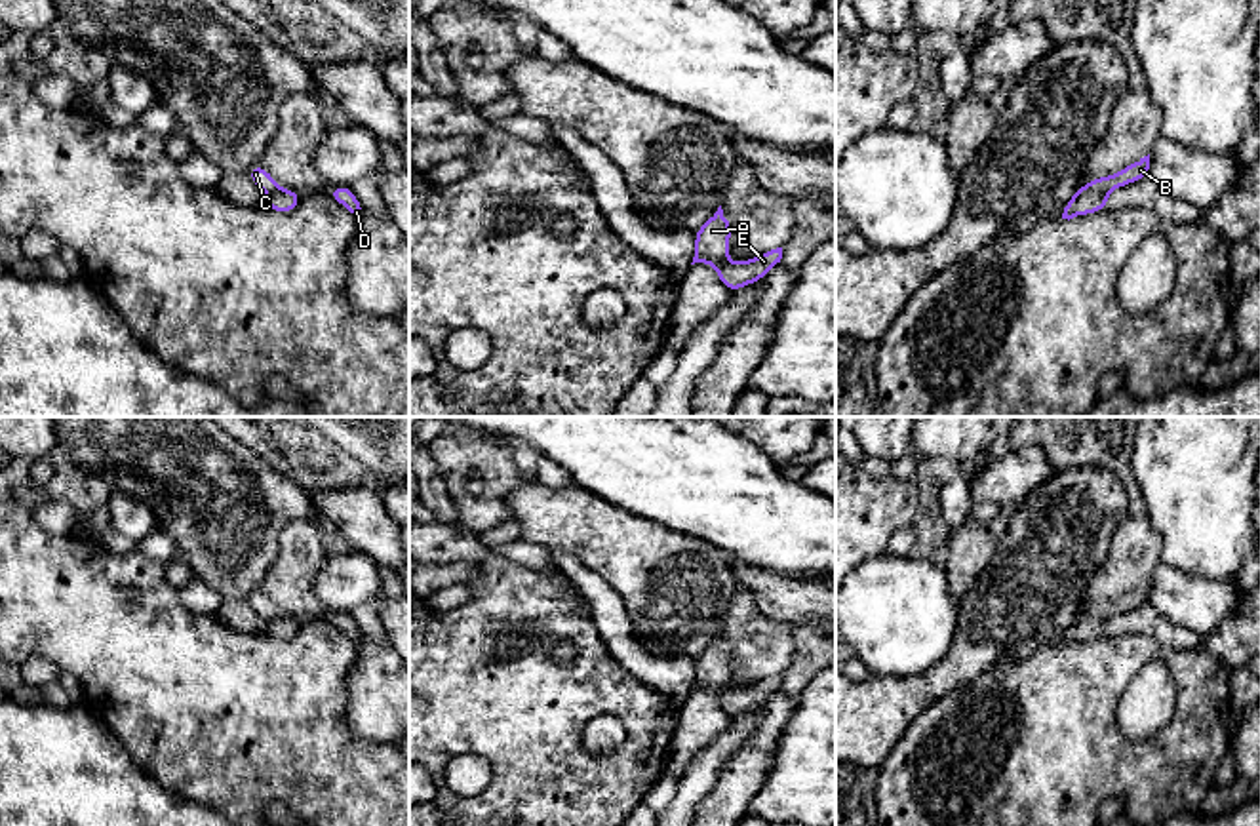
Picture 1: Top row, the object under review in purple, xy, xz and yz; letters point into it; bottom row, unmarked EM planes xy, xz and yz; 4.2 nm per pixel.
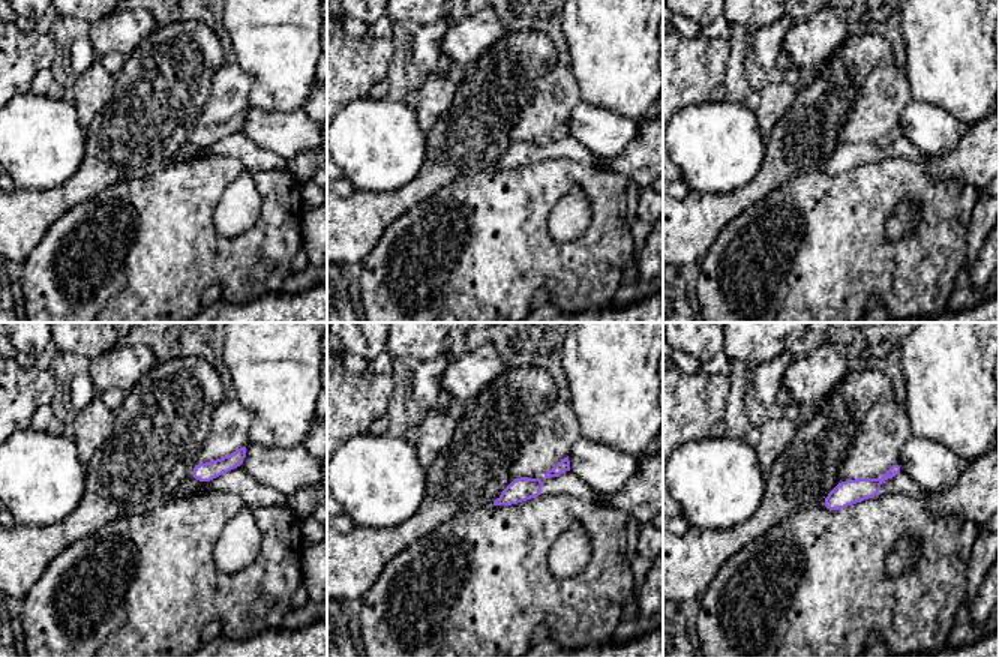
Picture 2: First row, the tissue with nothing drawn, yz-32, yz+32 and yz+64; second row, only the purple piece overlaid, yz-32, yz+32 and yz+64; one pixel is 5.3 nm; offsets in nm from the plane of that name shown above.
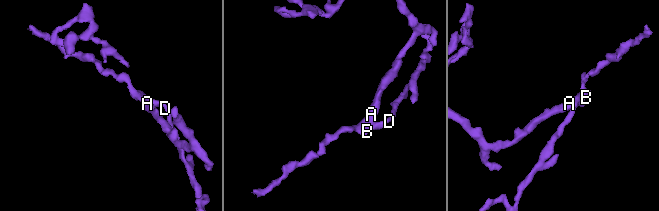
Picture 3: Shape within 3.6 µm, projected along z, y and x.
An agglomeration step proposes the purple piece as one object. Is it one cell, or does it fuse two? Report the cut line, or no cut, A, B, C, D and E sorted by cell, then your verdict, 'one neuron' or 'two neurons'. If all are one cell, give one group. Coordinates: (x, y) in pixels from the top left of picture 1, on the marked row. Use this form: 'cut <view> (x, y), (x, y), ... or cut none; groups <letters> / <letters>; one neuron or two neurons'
cut yz (1089, 183), (1106, 195); groups A / B C D E; two neurons

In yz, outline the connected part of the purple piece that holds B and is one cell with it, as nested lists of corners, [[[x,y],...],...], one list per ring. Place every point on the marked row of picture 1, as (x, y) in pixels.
[[[1150,154],[1132,162],[1131,166],[1123,167],[1121,171],[1108,175],[1108,177],[1094,177],[1089,185],[1104,194],[1110,194],[1112,190],[1119,187],[1127,187],[1131,183],[1136,183],[1144,177],[1148,177],[1150,169]]]

